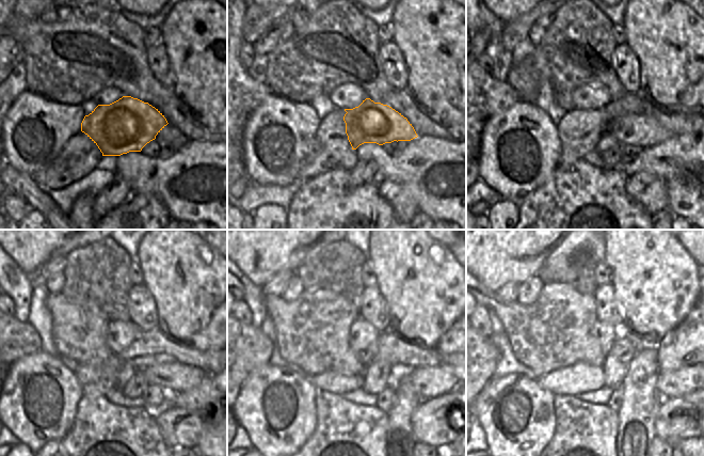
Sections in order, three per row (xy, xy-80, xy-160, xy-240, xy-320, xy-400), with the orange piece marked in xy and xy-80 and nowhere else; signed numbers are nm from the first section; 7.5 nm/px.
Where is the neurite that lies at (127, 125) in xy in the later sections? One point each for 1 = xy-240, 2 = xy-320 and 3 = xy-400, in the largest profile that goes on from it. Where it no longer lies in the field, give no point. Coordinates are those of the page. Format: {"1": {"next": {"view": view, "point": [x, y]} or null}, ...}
{"1": {"next": {"view": "xy-240", "point": [172, 377]}}, "2": {"next": {"view": "xy-320", "point": [428, 382]}}, "3": {"next": {"view": "xy-400", "point": [671, 384]}}}

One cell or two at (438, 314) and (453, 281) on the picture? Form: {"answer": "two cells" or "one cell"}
{"answer": "one cell"}

